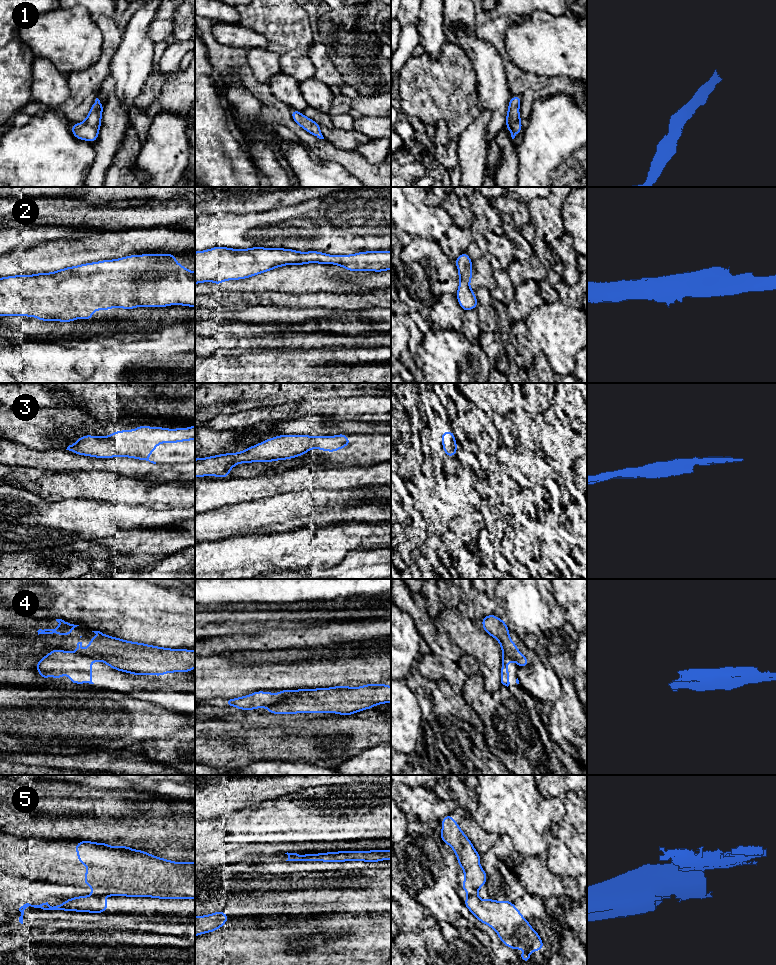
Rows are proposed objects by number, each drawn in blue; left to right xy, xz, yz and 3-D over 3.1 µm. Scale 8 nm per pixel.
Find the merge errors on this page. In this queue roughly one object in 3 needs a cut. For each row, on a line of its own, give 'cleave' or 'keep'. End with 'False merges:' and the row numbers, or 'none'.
1: keep
2: keep
3: keep
4: cleave
5: cleave
False merges: 4, 5

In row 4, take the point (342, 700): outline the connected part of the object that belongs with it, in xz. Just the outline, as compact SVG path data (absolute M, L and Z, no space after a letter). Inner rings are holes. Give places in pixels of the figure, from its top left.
M384 683L365 684L362 687L340 685L330 688L296 690L292 697L267 708L267 712L353 715L384 703L391 703L391 686L386 686Z

